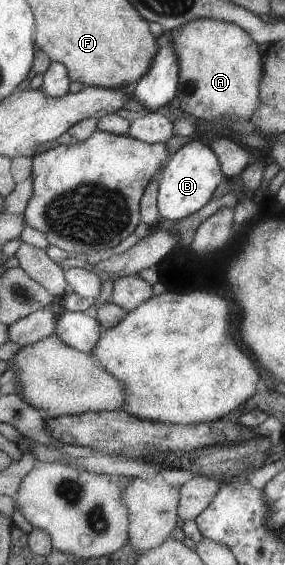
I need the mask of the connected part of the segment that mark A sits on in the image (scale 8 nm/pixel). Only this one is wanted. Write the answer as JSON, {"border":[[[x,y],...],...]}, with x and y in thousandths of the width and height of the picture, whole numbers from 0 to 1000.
{"border":[[[691,32],[625,51],[575,55],[575,60],[593,60],[628,110],[625,172],[635,175],[642,198],[726,216],[768,216],[804,209],[881,212],[919,179],[909,150],[919,142],[926,99],[909,92],[909,80],[860,53],[807,39]]]}

